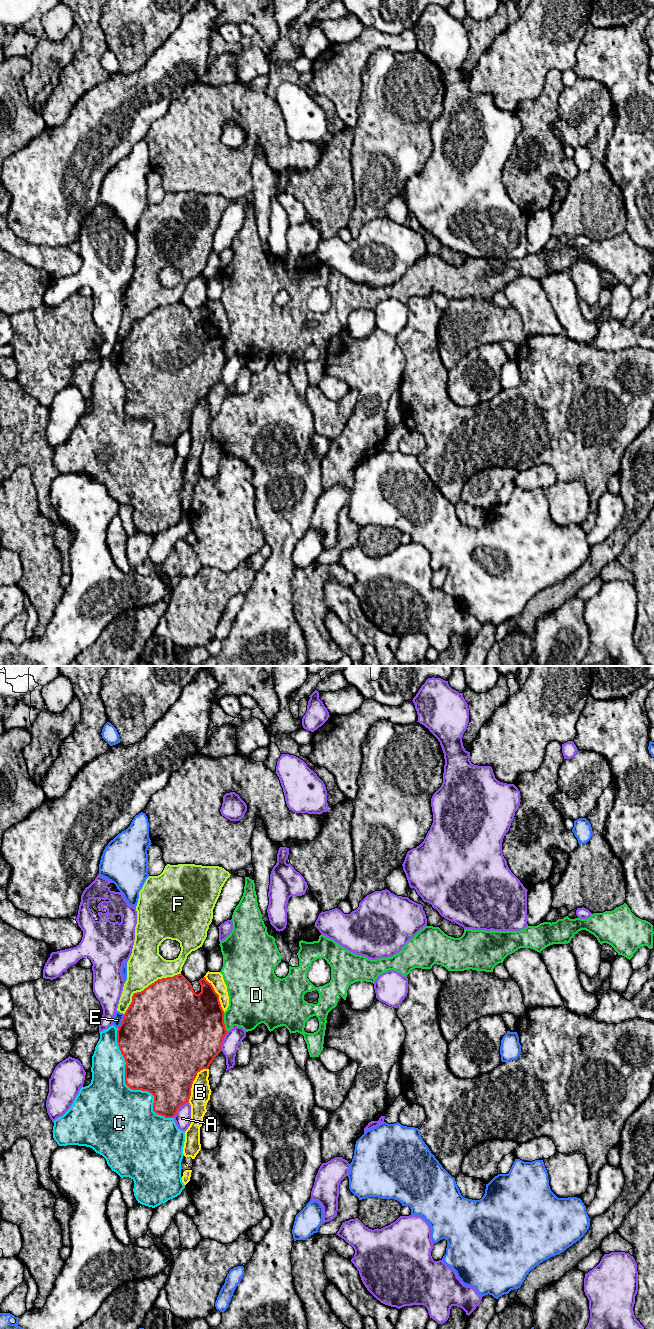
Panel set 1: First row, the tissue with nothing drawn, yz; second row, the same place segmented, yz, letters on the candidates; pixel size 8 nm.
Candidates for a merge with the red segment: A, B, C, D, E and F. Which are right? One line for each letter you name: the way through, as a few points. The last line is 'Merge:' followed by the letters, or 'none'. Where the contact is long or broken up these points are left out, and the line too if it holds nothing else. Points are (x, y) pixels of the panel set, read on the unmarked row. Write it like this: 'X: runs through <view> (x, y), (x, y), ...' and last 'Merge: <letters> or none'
Merge: none

